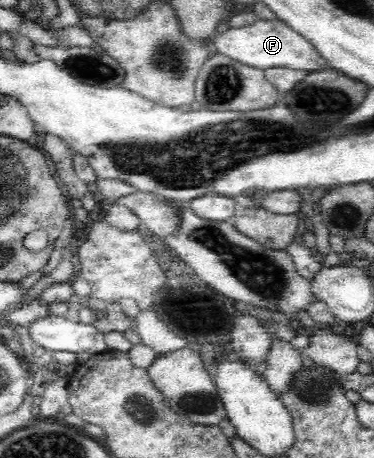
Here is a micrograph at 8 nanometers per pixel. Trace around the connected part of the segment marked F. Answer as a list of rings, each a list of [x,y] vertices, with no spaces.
[[[279,18],[271,21],[258,19],[255,24],[229,28],[225,33],[216,34],[211,42],[216,52],[260,70],[289,68],[310,73],[329,69],[327,60],[314,48],[314,45]]]

